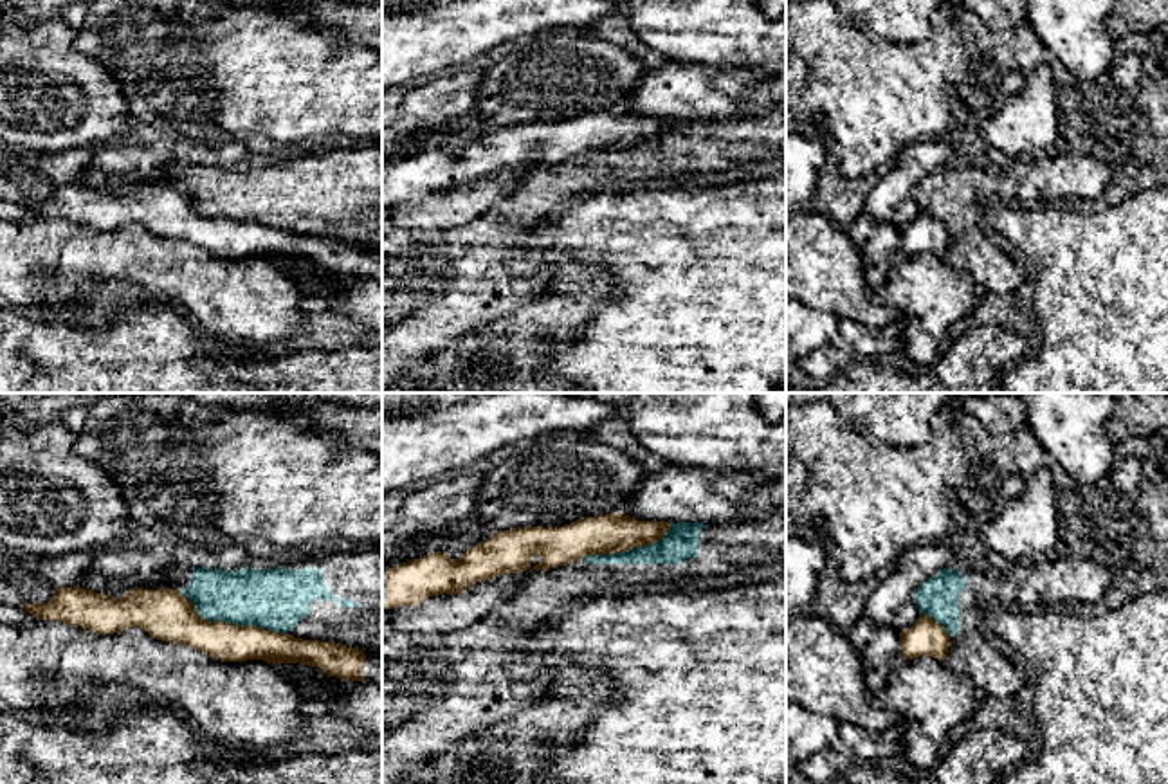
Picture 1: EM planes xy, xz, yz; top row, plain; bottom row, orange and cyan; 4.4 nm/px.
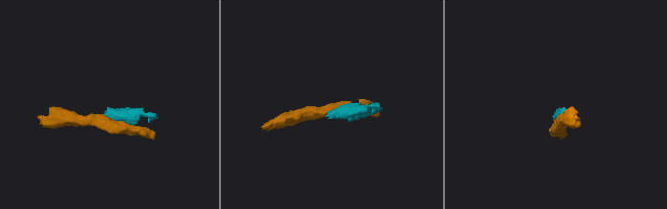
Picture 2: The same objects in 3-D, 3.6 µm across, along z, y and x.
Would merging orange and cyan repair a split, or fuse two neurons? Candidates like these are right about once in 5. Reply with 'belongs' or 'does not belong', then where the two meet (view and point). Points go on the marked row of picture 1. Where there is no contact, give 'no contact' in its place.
does not belong | xy (228, 622)

